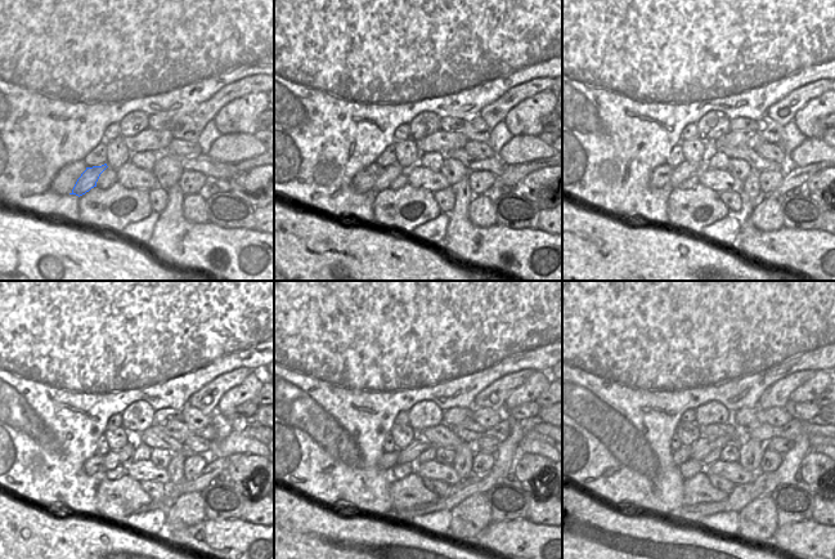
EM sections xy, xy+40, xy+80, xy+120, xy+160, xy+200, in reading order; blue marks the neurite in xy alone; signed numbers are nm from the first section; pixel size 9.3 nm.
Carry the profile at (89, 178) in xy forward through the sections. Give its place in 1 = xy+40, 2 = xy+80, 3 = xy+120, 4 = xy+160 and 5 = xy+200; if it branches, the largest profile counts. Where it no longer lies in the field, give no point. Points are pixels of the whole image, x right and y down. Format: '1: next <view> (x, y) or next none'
1: next xy+40 (387, 174)
2: next xy+80 (685, 170)
3: next xy+120 (115, 457)
4: next xy+160 (409, 454)
5: next xy+200 (701, 447)

